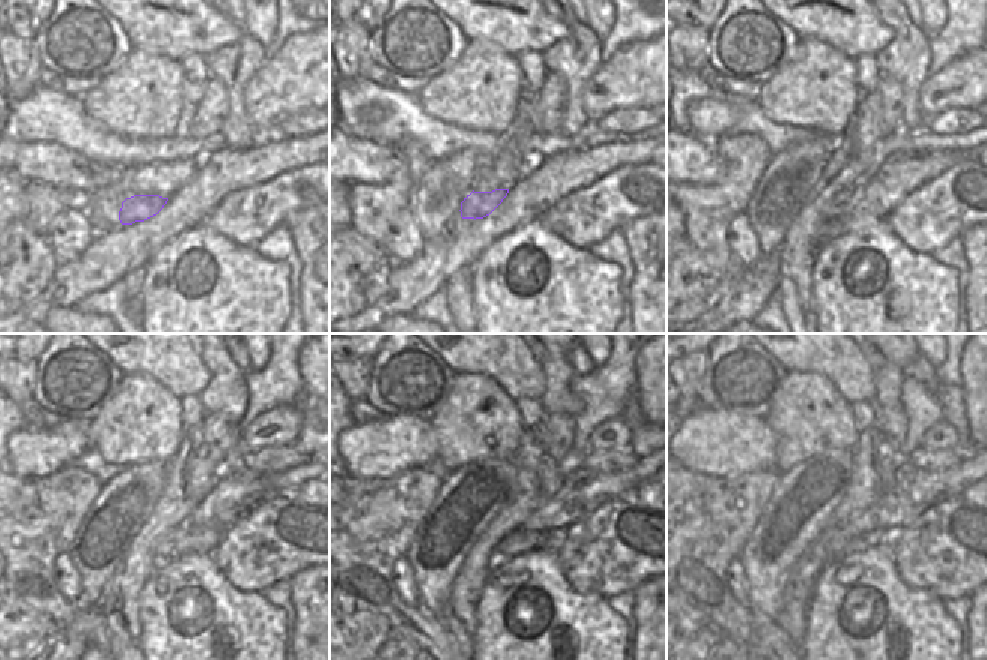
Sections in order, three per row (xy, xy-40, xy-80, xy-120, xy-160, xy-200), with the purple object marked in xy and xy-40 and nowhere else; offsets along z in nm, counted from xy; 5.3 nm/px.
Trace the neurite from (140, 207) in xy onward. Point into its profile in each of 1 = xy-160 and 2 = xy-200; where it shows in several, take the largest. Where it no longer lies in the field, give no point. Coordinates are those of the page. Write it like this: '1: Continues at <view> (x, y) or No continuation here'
1: Continues at xy-160 (518, 542)
2: Continues at xy-200 (861, 543).

